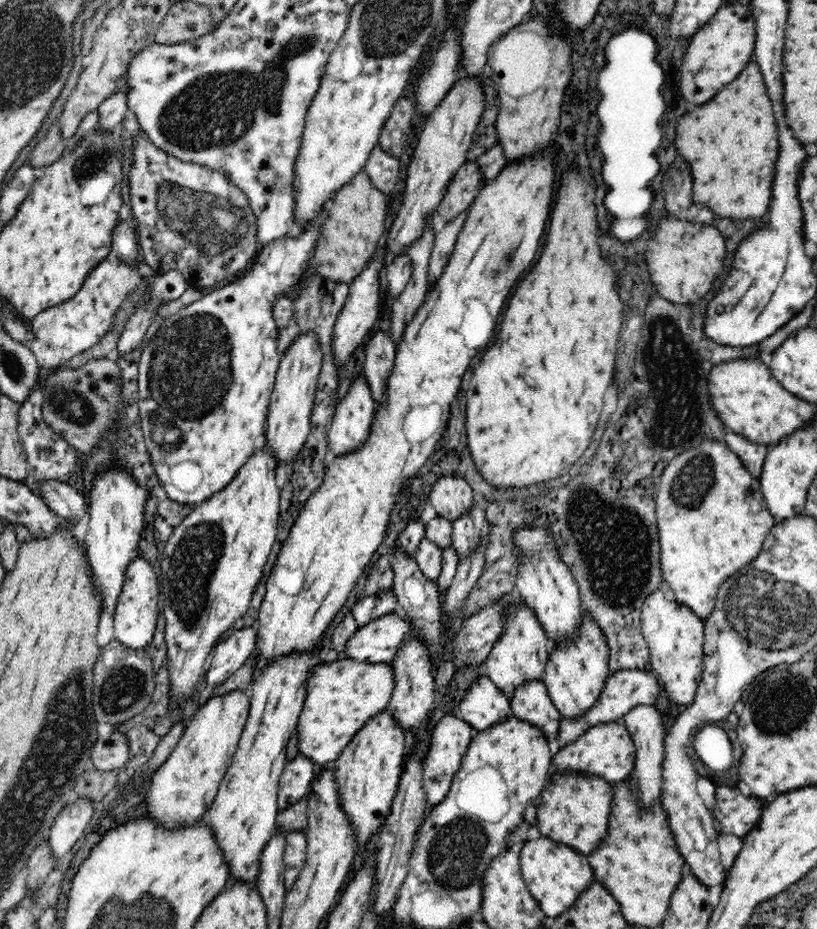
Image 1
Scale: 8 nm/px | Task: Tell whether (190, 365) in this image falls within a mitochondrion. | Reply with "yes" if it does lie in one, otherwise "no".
yes

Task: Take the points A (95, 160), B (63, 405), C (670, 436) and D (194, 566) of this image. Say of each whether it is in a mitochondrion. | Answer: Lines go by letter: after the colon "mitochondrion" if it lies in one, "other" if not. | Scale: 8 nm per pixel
A: mitochondrion
B: mitochondrion
C: mitochondrion
D: mitochondrion

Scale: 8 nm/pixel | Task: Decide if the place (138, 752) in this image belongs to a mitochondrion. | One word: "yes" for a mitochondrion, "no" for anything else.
no

